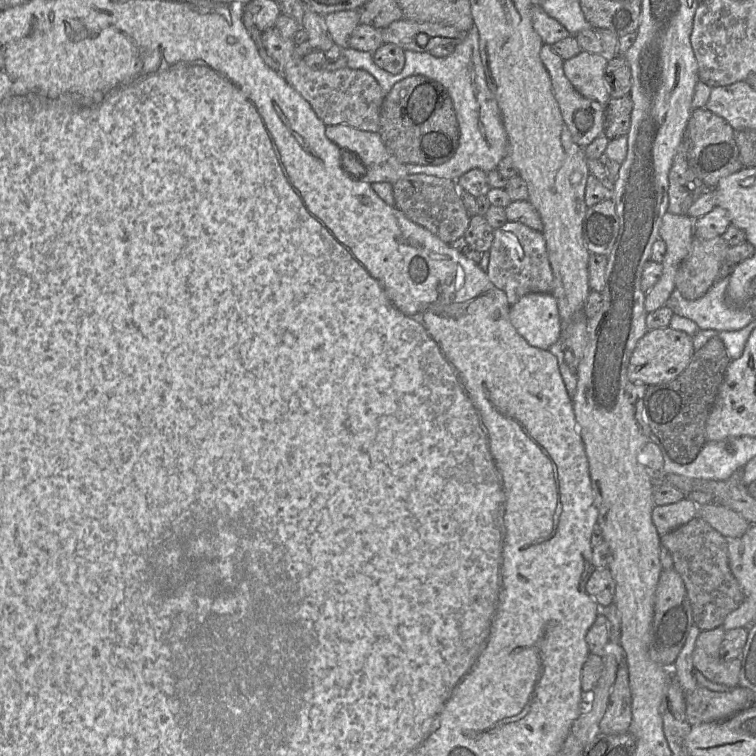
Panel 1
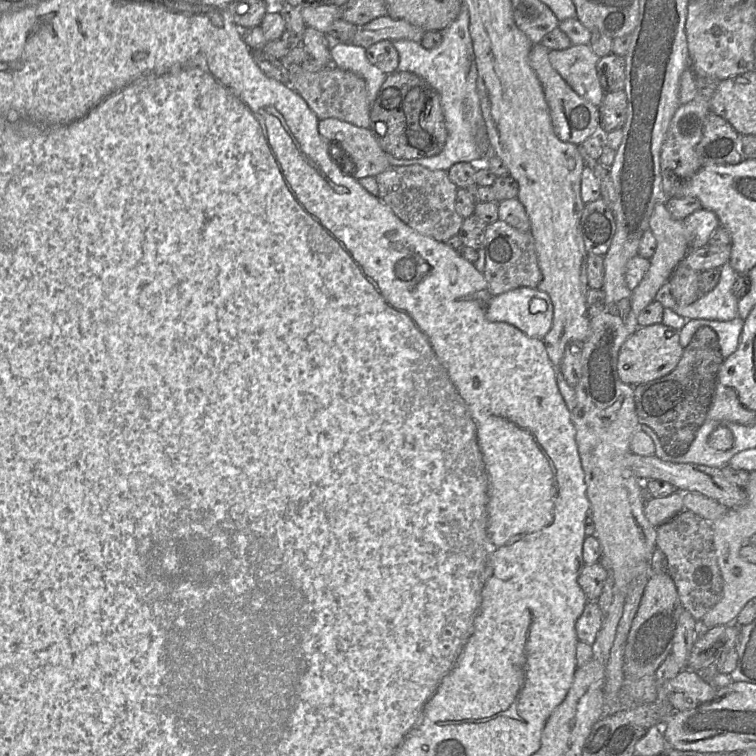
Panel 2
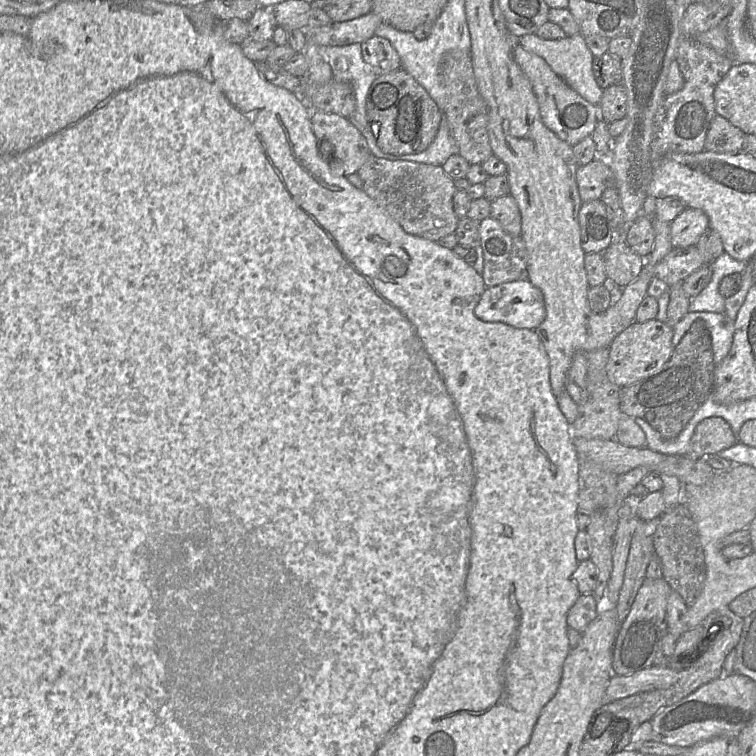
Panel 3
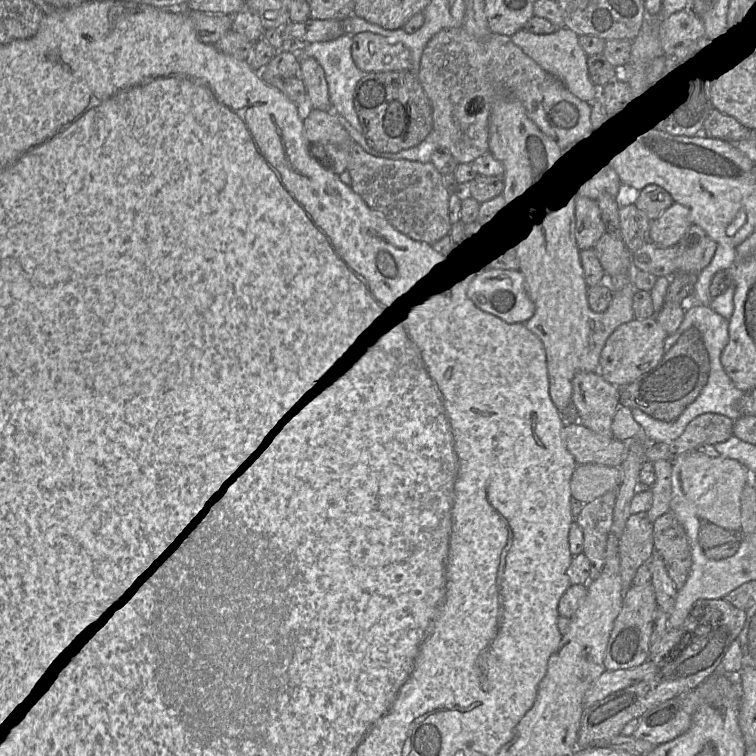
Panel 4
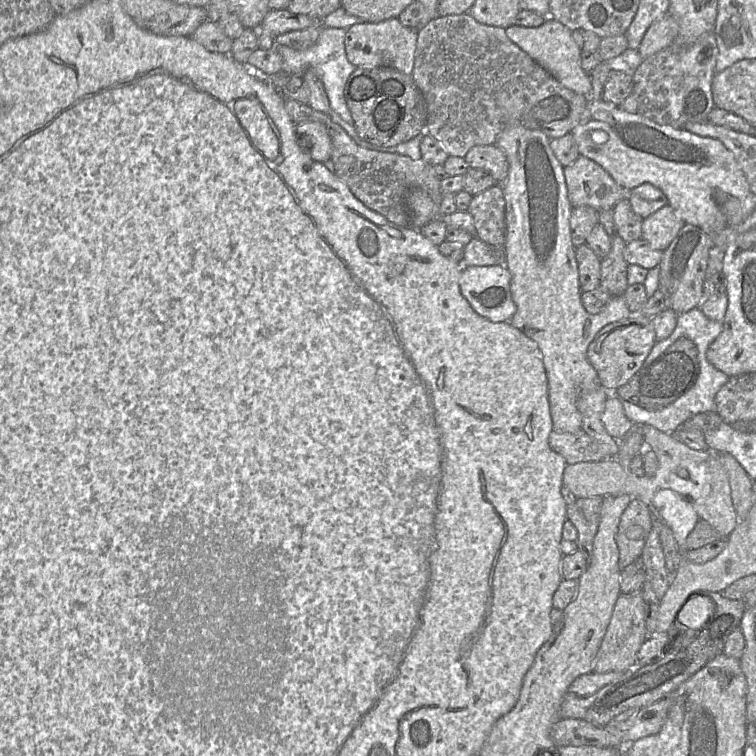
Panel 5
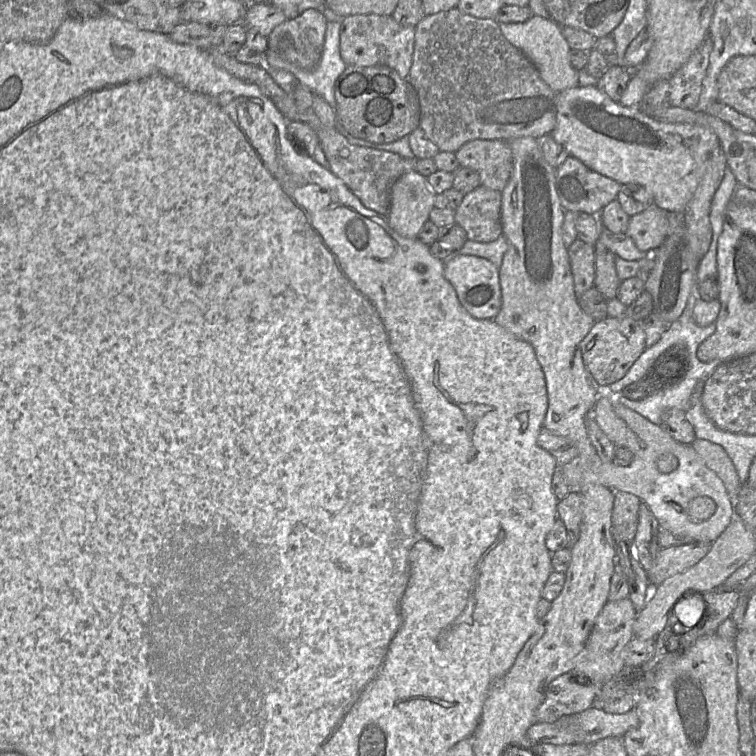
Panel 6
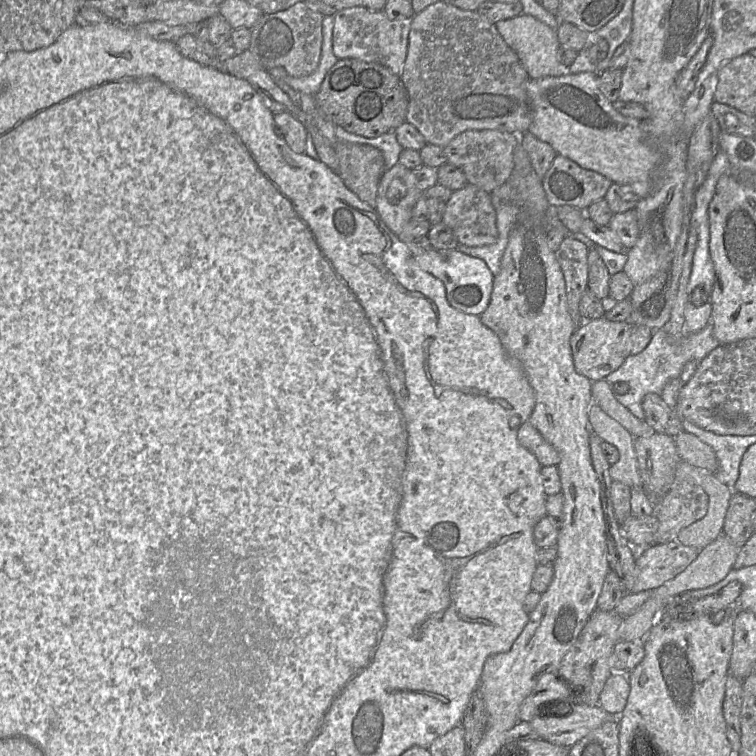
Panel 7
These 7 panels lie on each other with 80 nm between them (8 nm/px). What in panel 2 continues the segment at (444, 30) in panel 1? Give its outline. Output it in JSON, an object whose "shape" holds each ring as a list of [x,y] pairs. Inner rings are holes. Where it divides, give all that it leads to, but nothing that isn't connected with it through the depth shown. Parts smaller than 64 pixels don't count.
{"shape":[[[389,16],[378,17],[367,24],[357,27],[357,31],[350,44],[368,48],[382,40],[412,40],[420,43],[425,30],[405,20],[394,19]]]}

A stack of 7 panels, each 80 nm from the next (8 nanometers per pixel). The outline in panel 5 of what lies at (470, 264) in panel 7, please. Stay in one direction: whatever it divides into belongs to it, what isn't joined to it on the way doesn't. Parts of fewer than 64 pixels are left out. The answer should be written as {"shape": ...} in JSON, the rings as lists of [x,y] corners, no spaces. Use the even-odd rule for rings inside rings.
{"shape":[[[503,264],[463,267],[459,280],[461,293],[474,311],[492,322],[509,322],[516,312],[510,283],[510,272]]]}

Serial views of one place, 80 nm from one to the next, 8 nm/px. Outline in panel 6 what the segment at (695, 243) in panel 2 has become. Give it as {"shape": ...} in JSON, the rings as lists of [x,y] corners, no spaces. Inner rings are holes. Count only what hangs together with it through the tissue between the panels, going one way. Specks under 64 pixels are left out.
{"shape":[[[656,205],[630,216],[625,233],[643,252],[657,250],[670,235],[669,213]]]}

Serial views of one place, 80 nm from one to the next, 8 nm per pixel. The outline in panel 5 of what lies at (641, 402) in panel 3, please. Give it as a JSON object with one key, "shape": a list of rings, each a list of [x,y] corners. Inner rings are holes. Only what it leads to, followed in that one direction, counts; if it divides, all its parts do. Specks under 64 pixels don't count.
{"shape":[[[670,336],[657,341],[640,370],[625,385],[613,393],[620,399],[631,402],[646,410],[662,409],[687,392],[699,375],[698,351],[695,344],[682,337],[677,341]]]}

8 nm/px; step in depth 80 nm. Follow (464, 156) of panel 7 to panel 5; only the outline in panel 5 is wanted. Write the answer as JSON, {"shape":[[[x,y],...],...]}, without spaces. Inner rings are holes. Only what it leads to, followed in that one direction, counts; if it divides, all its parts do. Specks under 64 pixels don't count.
{"shape":[[[495,144],[476,145],[464,157],[471,168],[487,171],[497,182],[503,185],[509,172],[509,163],[504,152]]]}

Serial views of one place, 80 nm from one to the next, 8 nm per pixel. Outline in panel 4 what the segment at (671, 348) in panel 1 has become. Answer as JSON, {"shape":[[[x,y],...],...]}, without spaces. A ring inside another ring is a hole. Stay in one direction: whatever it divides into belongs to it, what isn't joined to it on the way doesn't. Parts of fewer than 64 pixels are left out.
{"shape":[[[656,318],[636,319],[620,325],[607,339],[599,360],[599,373],[615,387],[630,384],[649,372],[664,354],[667,333]]]}

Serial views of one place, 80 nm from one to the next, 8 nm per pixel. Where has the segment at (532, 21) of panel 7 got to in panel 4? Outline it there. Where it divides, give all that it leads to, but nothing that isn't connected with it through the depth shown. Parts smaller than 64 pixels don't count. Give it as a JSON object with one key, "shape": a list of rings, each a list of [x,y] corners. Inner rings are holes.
{"shape":[[[564,26],[551,34],[534,34],[521,29],[510,38],[546,72],[562,81],[574,95],[588,102],[597,96],[598,89],[589,77],[587,66],[588,55],[580,46],[578,37],[574,31]]]}

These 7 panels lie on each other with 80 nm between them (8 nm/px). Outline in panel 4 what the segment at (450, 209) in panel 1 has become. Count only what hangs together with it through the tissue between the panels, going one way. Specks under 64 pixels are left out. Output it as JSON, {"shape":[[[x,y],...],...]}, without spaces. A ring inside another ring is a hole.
{"shape":[[[353,140],[346,171],[351,176],[352,190],[405,235],[415,240],[433,242],[450,232],[453,225],[449,216],[451,190],[444,176],[431,162],[376,157]]]}

